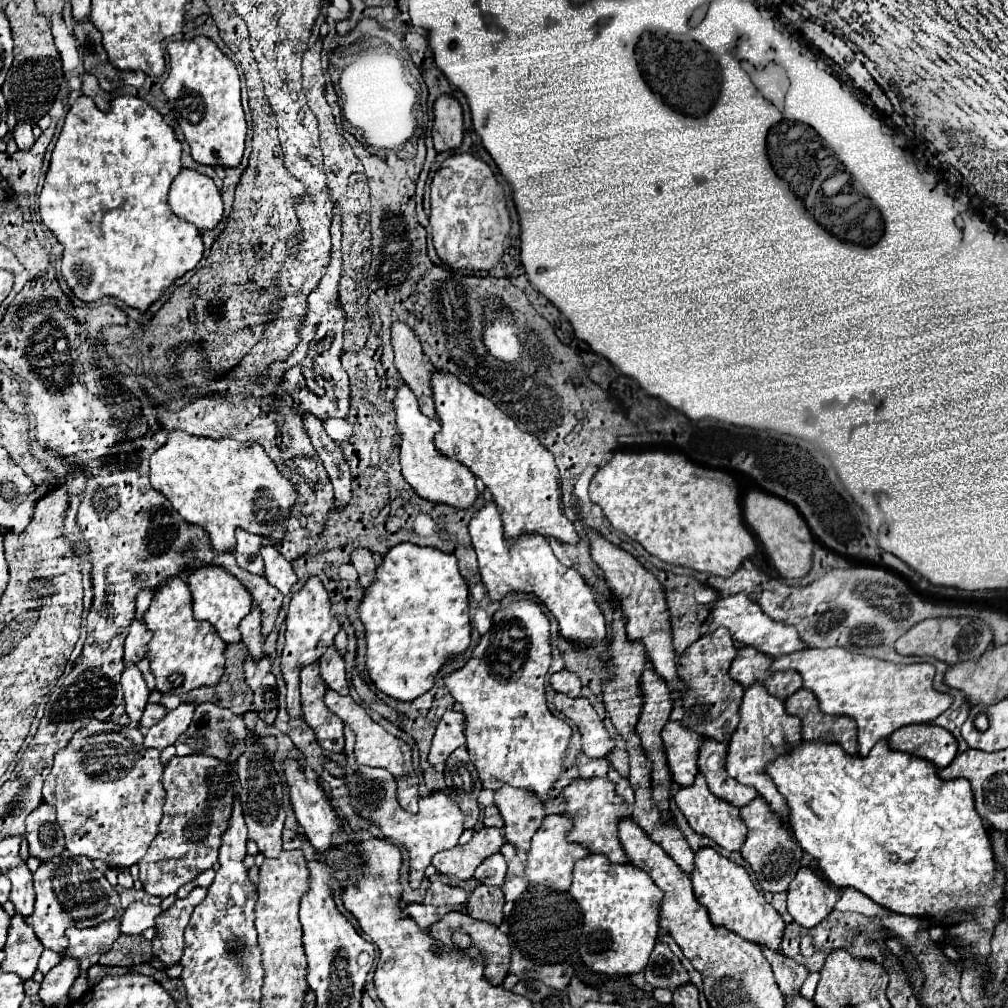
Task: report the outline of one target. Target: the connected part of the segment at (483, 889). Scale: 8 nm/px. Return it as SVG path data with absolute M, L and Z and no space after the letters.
M480 885L470 893L470 901L466 905L466 913L478 921L488 921L500 925L504 921L504 893L500 887Z

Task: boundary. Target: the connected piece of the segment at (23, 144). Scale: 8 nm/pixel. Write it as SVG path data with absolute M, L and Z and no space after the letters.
M16 125L14 127L14 141L18 145L20 151L28 151L34 145L34 135L32 135L32 127L30 125Z

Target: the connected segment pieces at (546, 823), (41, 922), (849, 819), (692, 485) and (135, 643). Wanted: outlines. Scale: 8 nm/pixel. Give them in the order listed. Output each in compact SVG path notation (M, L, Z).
M548 815L542 821L542 827L534 835L534 843L532 843L532 849L528 853L526 877L528 877L530 883L534 883L534 885L546 885L546 887L552 887L556 891L568 891L570 889L574 863L578 859L584 859L590 853L582 845L570 843L566 839L566 835L568 835L570 829L572 829L572 821L566 815Z
M68 851L58 857L58 861L48 861L38 867L34 873L34 889L36 889L36 909L34 915L26 917L26 923L34 929L40 943L56 953L64 953L68 943L64 931L68 927L94 927L102 921L114 919L120 911L120 895L108 883L104 873L92 867L88 857L72 857Z
M802 741L792 753L770 763L766 773L788 801L790 829L796 841L812 859L818 859L828 883L844 889L852 887L892 913L926 919L930 927L952 927L972 919L972 923L980 925L980 933L970 935L962 943L964 955L958 951L958 963L964 967L970 959L974 963L988 961L990 939L996 925L1004 919L1000 903L1006 901L1006 873L994 861L988 829L976 813L968 779L942 781L930 761L892 751L886 741L880 741L866 759L846 755L834 743Z
M616 451L610 463L600 467L594 475L590 483L590 499L602 507L606 519L614 529L626 533L650 555L656 555L666 563L730 577L744 563L744 559L756 555L758 551L758 545L742 519L740 491L736 485L730 485L730 477L726 477L722 471L702 469L678 453Z
M134 619L124 643L124 663L138 665L138 661L142 661L148 653L148 643L150 643L150 631L146 629L144 623Z

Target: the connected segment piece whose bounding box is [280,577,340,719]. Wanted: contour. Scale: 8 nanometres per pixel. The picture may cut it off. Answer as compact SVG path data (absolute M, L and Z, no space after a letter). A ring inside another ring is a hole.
M312 577L302 591L292 595L290 607L288 607L288 615L286 615L286 645L282 651L282 675L288 687L288 695L286 695L286 703L288 703L288 713L290 717L300 719L300 669L316 663L324 651L334 645L334 637L340 631L340 623L336 621L336 617L332 617L330 613L330 597L326 593L326 589L322 587L322 581L318 577ZM326 635L326 641L322 641Z

